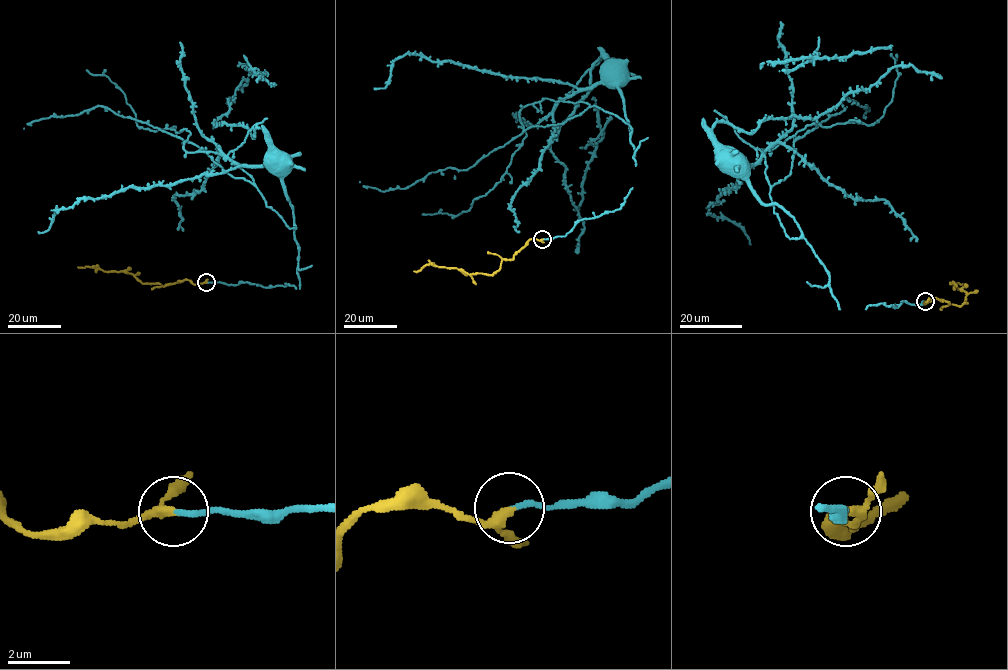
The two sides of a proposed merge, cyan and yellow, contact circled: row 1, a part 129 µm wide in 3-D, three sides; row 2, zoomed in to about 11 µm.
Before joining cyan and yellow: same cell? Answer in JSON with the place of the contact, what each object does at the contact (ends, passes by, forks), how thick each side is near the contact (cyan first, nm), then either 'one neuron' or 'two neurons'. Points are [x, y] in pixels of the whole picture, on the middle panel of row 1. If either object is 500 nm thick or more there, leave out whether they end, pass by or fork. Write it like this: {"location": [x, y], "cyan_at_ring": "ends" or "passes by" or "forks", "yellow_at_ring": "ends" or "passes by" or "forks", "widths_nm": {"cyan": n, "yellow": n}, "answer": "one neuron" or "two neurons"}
{"location": [542, 239], "cyan_at_ring": "ends", "yellow_at_ring": "passes by", "widths_nm": {"cyan": 170, "yellow": 240}, "answer": "one neuron"}

